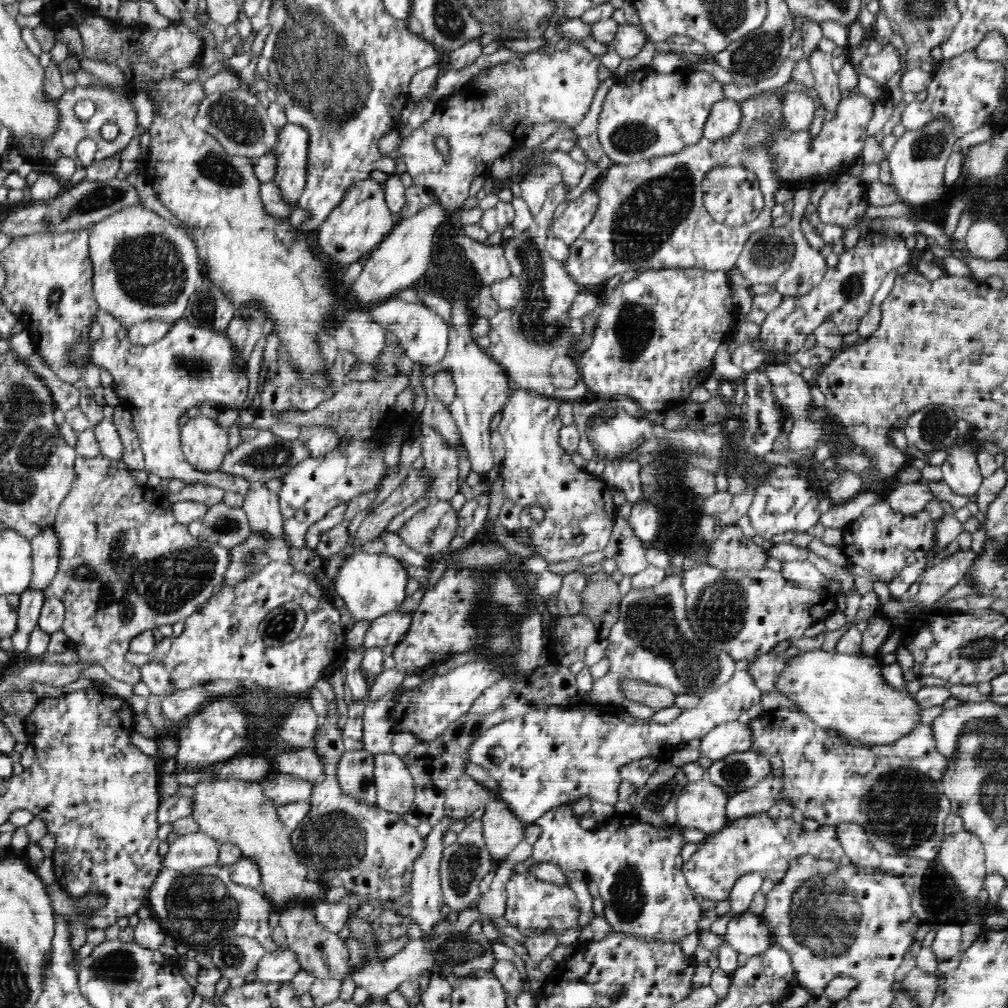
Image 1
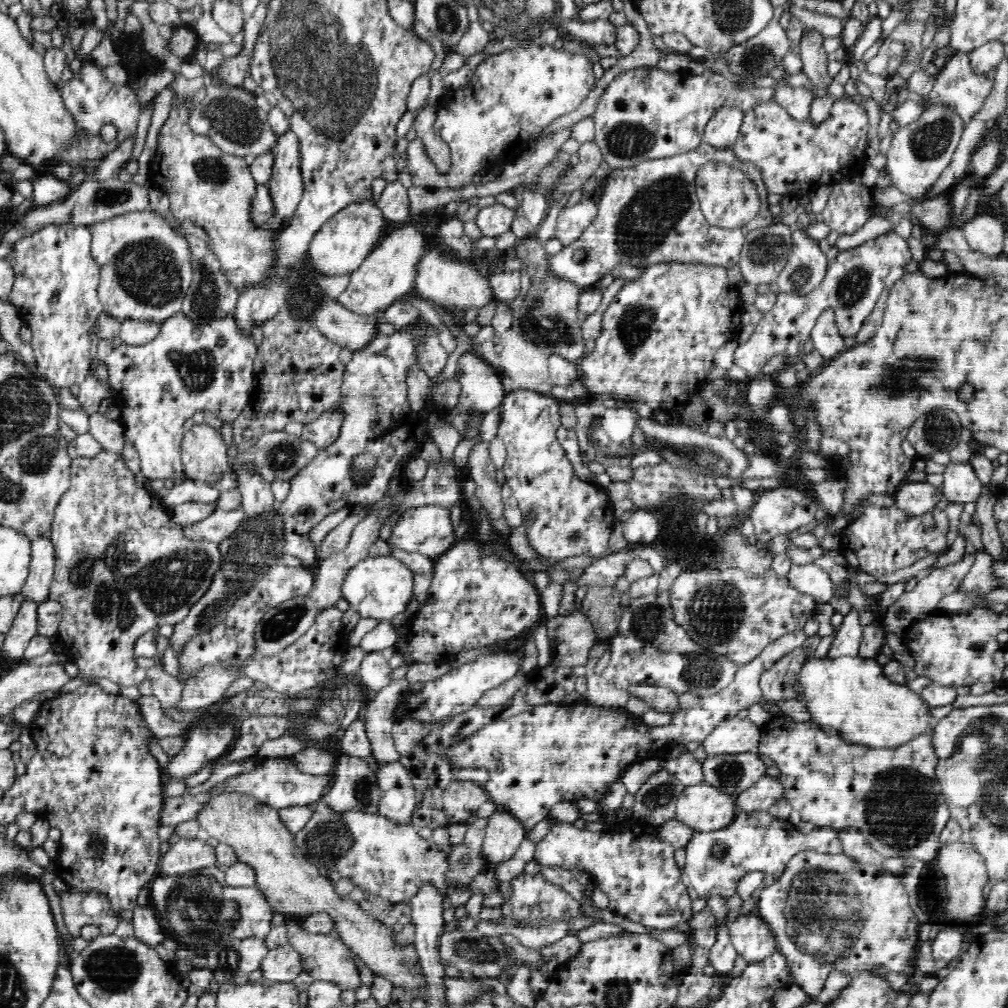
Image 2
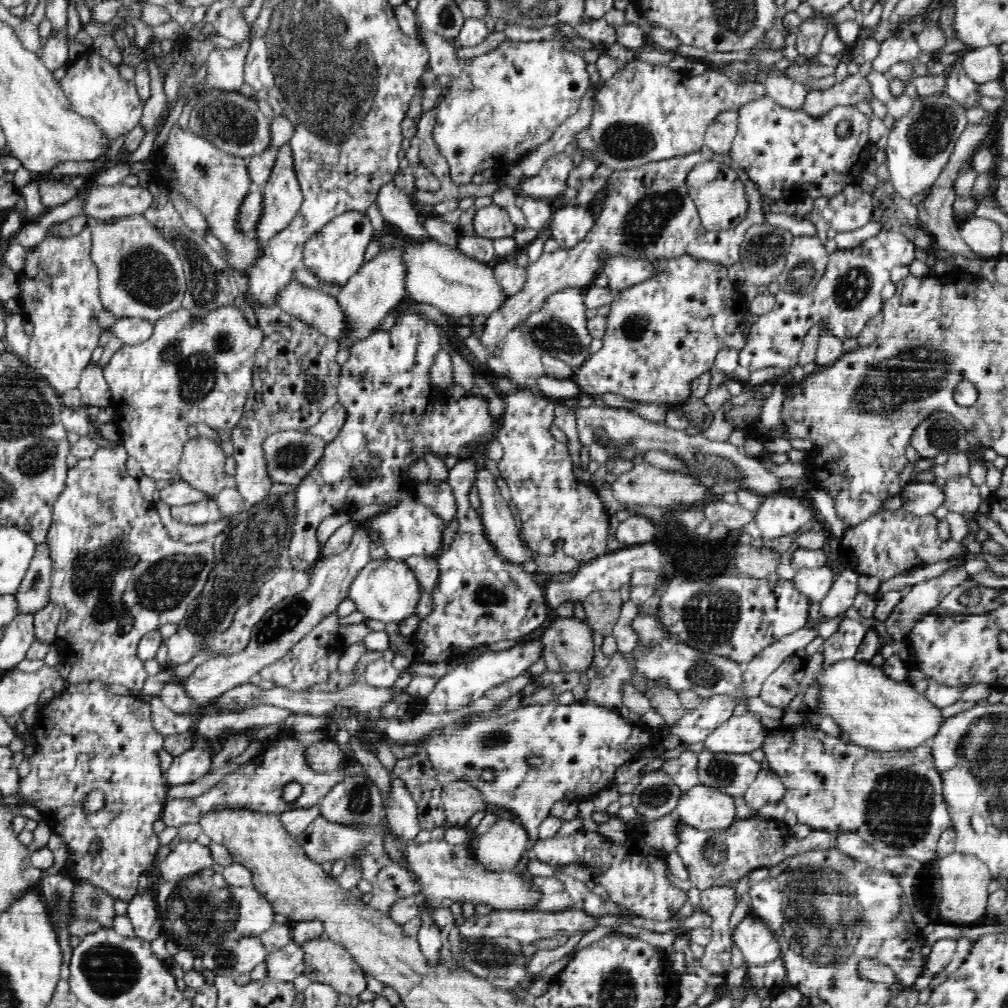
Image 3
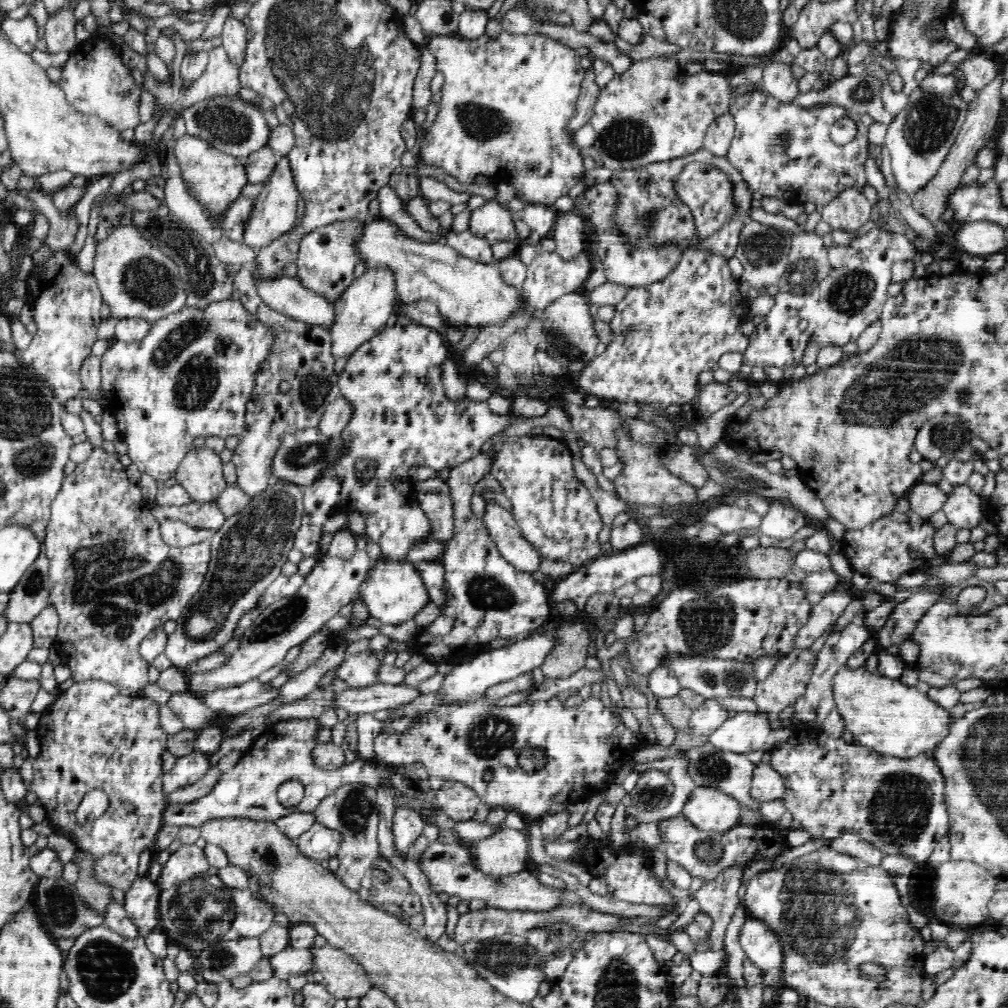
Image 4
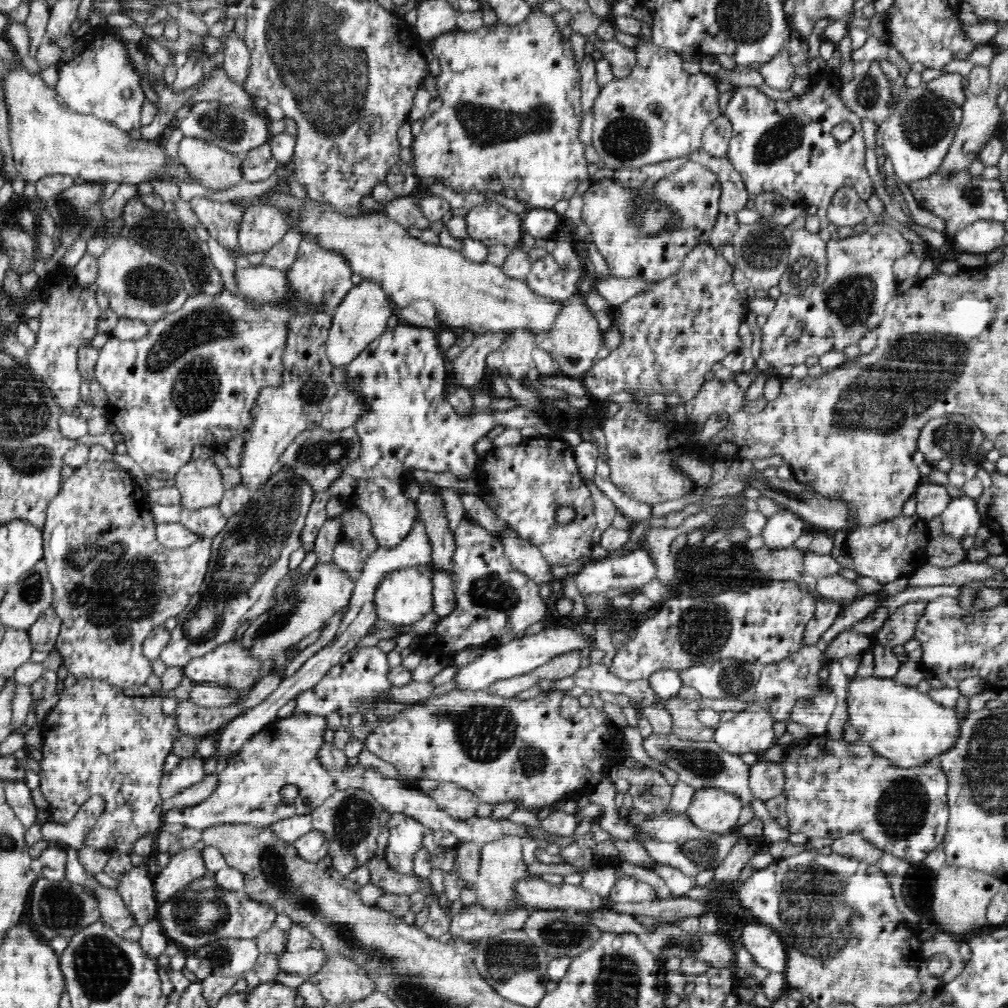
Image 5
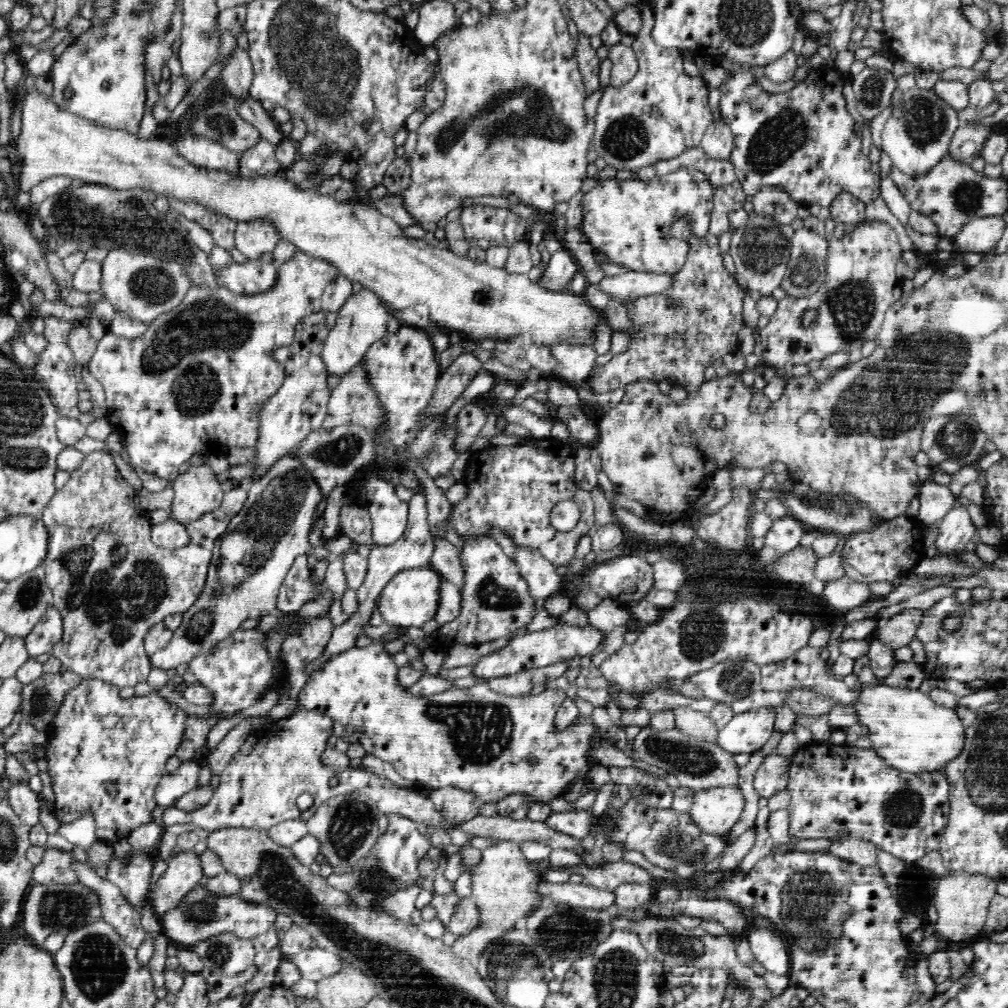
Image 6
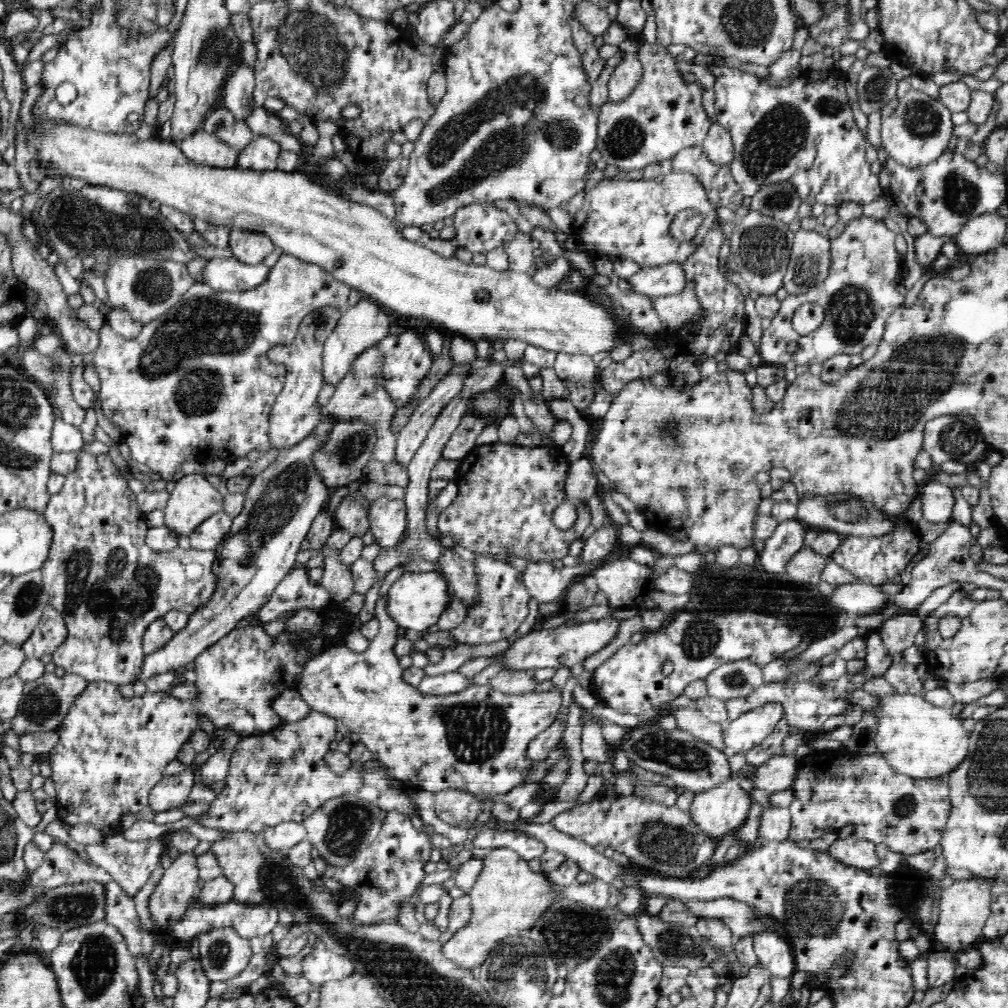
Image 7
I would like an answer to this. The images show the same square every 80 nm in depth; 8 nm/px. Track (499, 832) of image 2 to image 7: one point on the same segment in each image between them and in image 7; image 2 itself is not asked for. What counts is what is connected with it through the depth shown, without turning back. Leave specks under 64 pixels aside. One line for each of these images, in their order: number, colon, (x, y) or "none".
3: (501, 848)
4: (504, 852)
5: (501, 865)
6: (503, 886)
7: (507, 898)

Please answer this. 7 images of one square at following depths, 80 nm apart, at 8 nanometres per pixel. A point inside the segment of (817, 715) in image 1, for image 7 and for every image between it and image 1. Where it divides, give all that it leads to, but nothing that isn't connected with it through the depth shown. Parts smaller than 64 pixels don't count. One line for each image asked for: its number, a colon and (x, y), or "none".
2: (852, 694)
3: (879, 713)
4: (884, 714)
5: (900, 723)
6: (906, 727)
7: (918, 739)

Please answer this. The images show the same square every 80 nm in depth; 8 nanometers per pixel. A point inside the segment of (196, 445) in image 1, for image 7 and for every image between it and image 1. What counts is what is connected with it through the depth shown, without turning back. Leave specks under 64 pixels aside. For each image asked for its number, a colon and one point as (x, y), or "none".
2: (203, 454)
3: (201, 466)
4: (200, 473)
5: (201, 486)
6: (197, 492)
7: (193, 500)

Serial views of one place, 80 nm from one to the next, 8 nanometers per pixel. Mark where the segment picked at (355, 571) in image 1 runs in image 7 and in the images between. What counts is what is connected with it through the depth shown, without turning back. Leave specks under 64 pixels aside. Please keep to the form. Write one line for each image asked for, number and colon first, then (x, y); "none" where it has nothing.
2: (382, 587)
3: (387, 590)
4: (393, 592)
5: (403, 597)
6: (410, 598)
7: (415, 601)

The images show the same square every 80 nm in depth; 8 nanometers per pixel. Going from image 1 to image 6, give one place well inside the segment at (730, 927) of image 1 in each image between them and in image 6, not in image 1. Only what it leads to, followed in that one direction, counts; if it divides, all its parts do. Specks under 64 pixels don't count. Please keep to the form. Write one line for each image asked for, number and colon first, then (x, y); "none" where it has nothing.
2: (752, 938)
3: (758, 944)
4: (761, 945)
5: (764, 943)
6: (770, 950)

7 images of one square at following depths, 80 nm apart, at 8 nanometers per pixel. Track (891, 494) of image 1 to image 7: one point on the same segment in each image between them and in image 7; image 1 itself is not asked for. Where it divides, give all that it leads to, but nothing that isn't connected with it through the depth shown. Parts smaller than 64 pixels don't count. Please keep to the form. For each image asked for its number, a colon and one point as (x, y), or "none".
2: (915, 498)
3: (922, 499)
4: (925, 499)
5: (932, 499)
6: (936, 500)
7: (937, 499)

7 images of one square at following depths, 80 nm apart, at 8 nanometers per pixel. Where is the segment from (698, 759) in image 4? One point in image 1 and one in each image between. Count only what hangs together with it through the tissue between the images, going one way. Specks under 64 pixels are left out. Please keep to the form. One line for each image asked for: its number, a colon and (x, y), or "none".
1: (737, 772)
2: (732, 774)
3: (733, 774)

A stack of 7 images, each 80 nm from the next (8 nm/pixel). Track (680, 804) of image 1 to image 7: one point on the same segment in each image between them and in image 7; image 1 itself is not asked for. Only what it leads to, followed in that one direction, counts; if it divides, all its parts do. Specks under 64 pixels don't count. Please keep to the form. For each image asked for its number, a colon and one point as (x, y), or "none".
2: (703, 807)
3: (706, 808)
4: (709, 809)
5: (713, 810)
6: (715, 811)
7: (721, 809)

